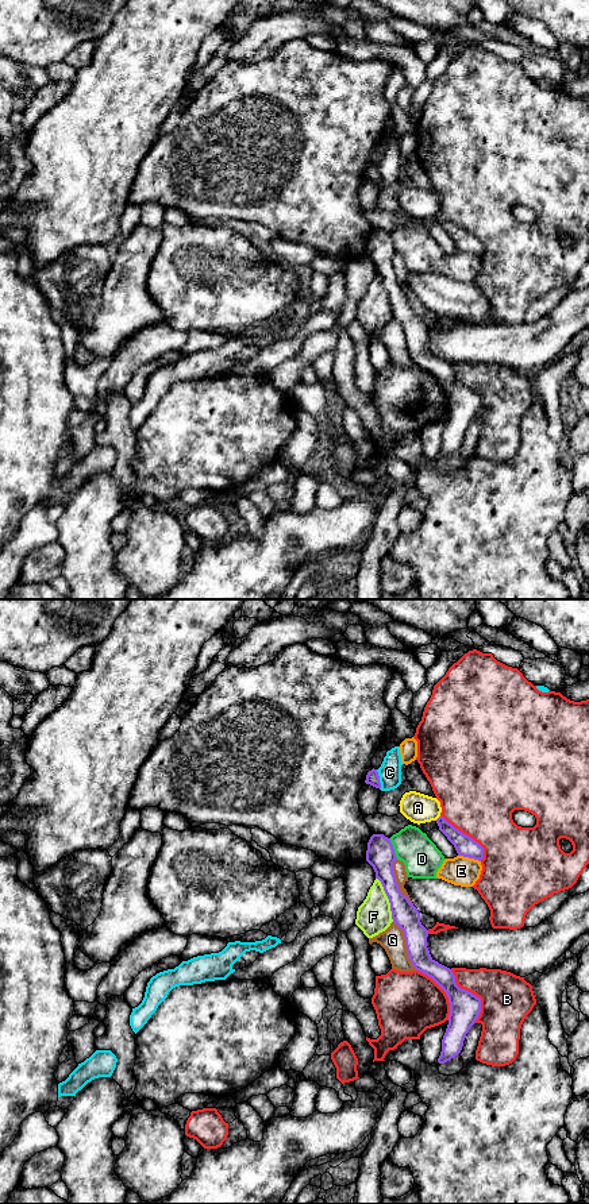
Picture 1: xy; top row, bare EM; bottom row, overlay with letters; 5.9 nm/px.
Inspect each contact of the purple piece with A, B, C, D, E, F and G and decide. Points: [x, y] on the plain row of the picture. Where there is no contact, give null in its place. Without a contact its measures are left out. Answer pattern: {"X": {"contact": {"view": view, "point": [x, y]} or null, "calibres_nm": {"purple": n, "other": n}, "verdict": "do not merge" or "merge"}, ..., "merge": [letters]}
{"A": {"contact": {"view": "xy", "point": [438, 213]}, "calibres_nm": {"purple": 120, "other": 180}, "verdict": "do not merge"}, "B": {"contact": {"view": "xy", "point": [472, 389]}, "calibres_nm": {"purple": 190, "other": 300}, "verdict": "do not merge"}, "C": {"contact": {"view": "xy", "point": [378, 174]}, "calibres_nm": {"purple": 80, "other": 140}, "verdict": "do not merge"}, "D": {"contact": {"view": "xy", "point": [393, 244]}, "calibres_nm": {"purple": 170, "other": 220}, "verdict": "do not merge"}, "E": {"contact": {"view": "xy", "point": [469, 253]}, "calibres_nm": {"purple": 120, "other": 180}, "verdict": "do not merge"}, "F": {"contact": {"view": "xy", "point": [388, 293]}, "calibres_nm": {"purple": 160, "other": 200}, "verdict": "do not merge"}, "G": {"contact": {"view": "xy", "point": [405, 340]}, "calibres_nm": {"purple": 160, "other": 150}, "verdict": "do not merge"}, "merge": []}

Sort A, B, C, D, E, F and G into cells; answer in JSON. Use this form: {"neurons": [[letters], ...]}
{"neurons": [["A"], ["B"], ["C"], ["D"], ["E"], ["F"], ["G"]]}

